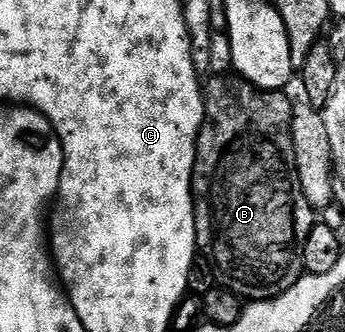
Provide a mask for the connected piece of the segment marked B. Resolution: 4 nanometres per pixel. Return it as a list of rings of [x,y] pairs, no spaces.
[[[234,73],[214,75],[207,78],[204,83],[204,94],[206,97],[206,112],[202,128],[198,134],[196,145],[196,157],[194,158],[194,172],[190,182],[190,191],[194,195],[194,220],[196,221],[196,237],[198,238],[197,250],[210,262],[214,270],[214,278],[225,290],[241,297],[246,301],[257,301],[259,299],[274,299],[284,294],[296,281],[302,278],[304,268],[302,265],[302,250],[304,241],[308,241],[308,233],[314,228],[316,213],[308,205],[308,197],[300,189],[298,171],[294,168],[294,146],[290,136],[292,125],[292,113],[294,103],[286,96],[285,90],[265,91],[254,87],[250,83],[240,81],[239,76]]]

